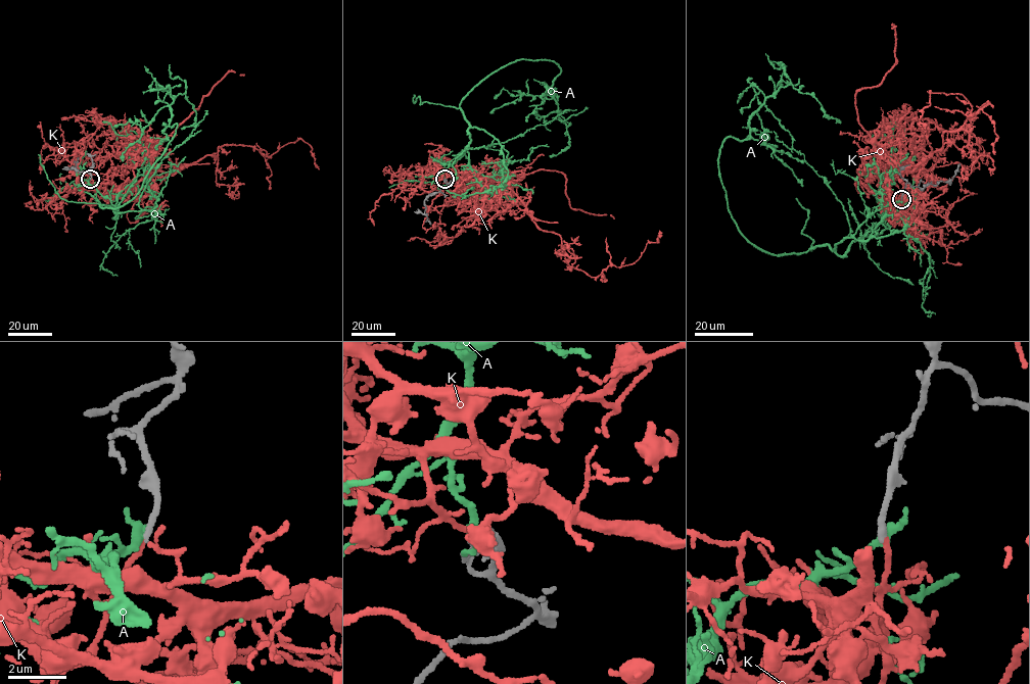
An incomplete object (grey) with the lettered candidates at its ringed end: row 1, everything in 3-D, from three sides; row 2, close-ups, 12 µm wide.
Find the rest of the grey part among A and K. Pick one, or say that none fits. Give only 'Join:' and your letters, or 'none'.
Join: K

